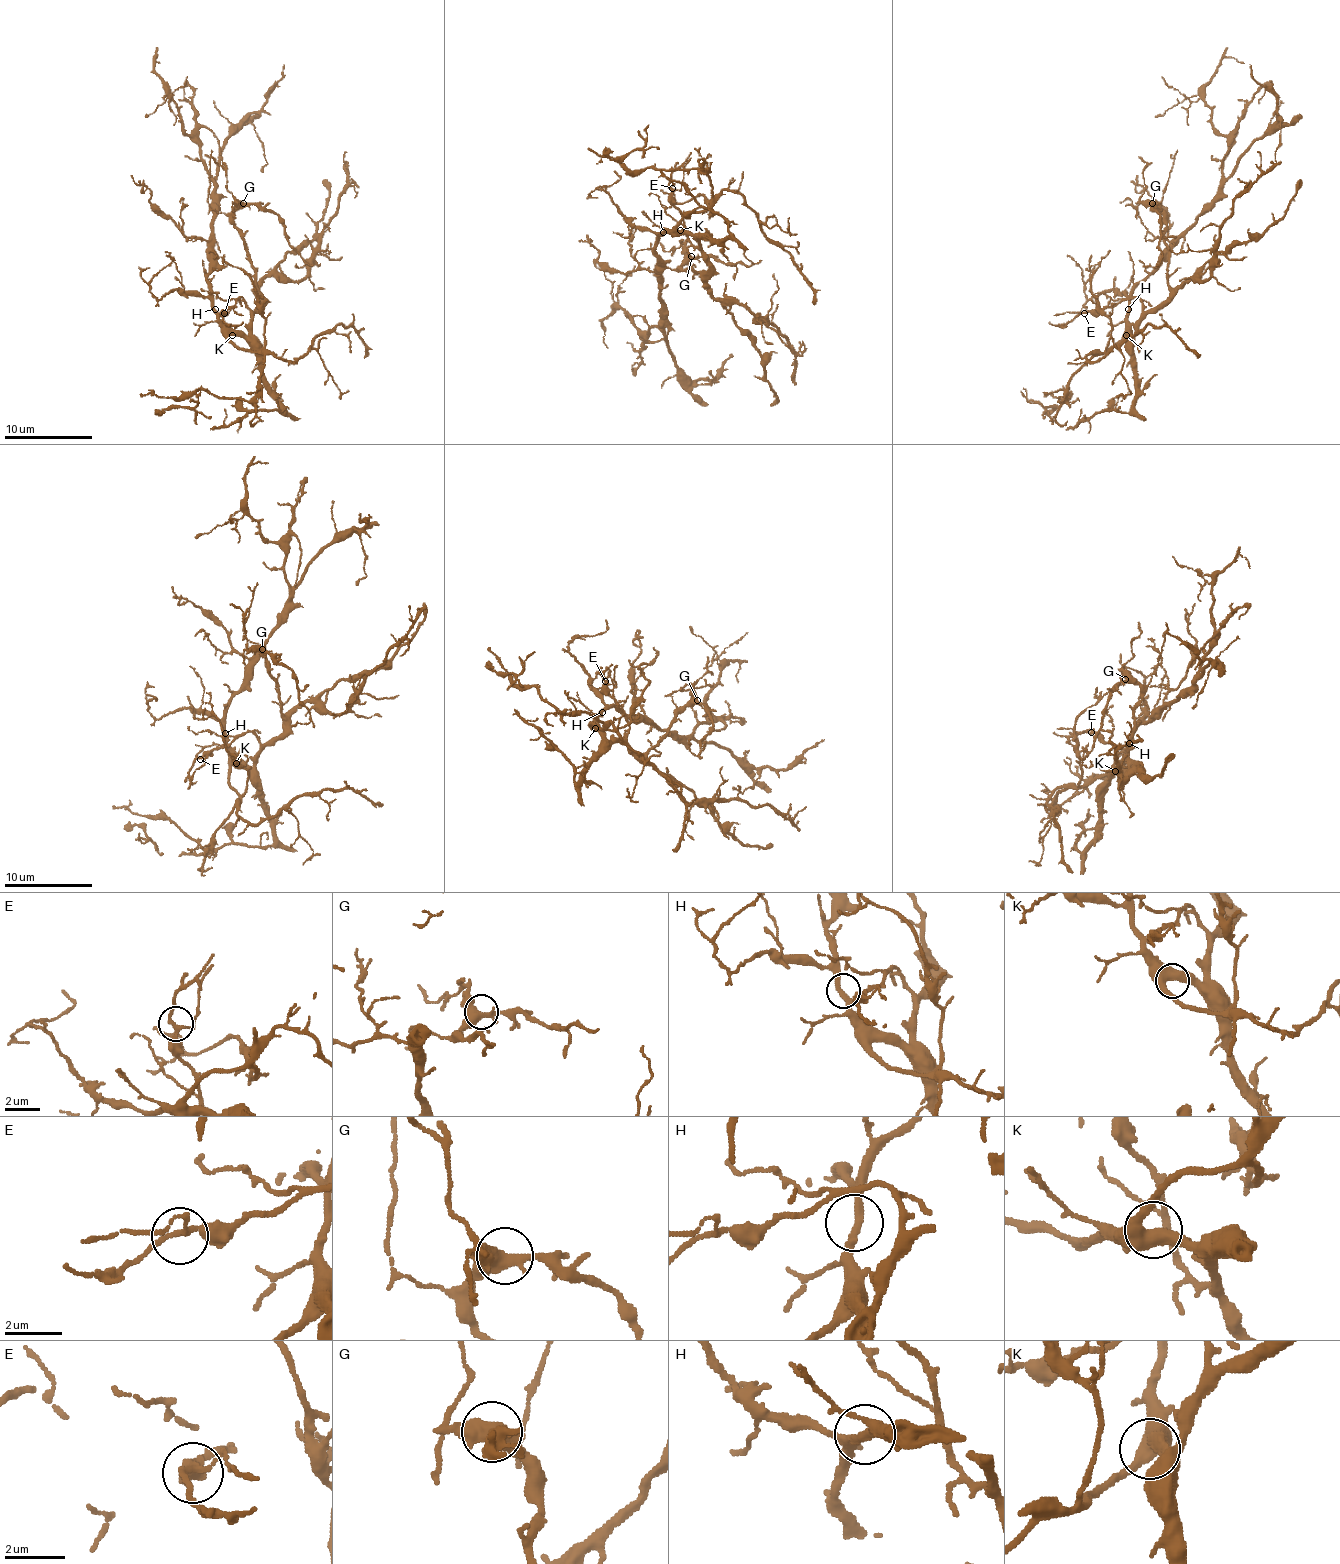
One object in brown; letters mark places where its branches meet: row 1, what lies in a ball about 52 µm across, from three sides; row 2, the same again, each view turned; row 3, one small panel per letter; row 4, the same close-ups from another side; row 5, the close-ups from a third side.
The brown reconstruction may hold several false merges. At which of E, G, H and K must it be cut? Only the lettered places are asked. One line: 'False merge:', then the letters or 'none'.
False merge: none

